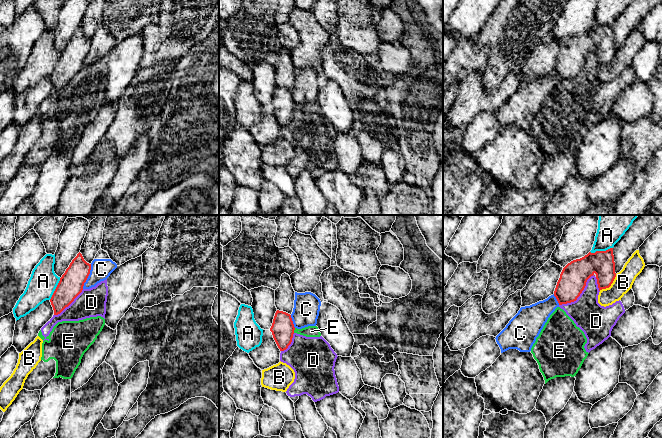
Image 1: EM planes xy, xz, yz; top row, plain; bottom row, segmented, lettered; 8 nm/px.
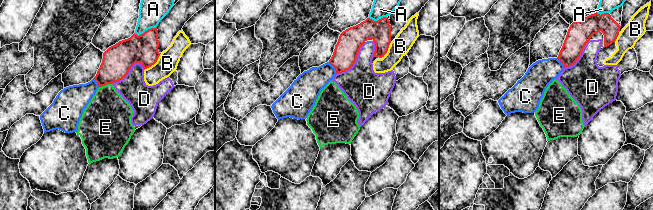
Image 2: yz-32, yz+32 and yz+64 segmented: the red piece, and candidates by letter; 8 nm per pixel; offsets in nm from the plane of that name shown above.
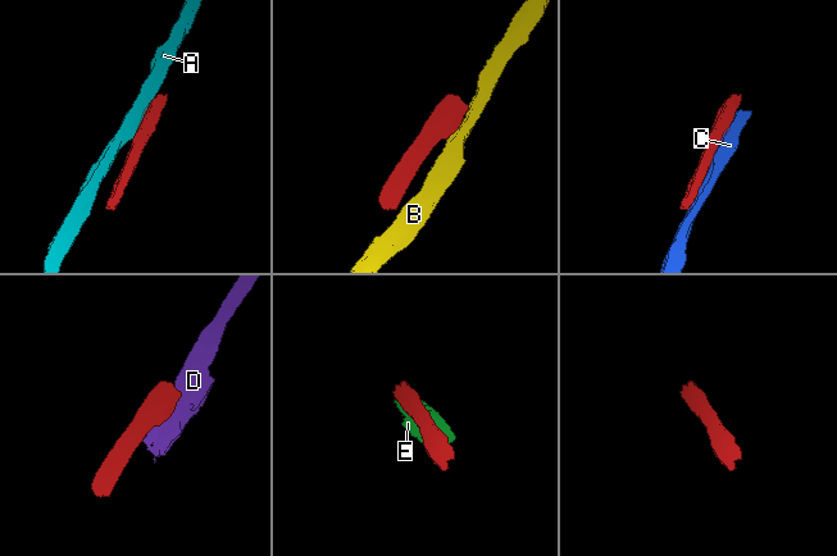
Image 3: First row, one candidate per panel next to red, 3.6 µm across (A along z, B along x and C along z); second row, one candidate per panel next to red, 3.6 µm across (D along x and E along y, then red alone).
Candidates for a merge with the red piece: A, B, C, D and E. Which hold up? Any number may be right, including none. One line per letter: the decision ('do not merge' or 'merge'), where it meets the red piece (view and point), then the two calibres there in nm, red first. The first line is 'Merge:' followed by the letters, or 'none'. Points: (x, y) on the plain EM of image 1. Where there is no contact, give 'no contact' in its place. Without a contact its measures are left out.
Merge: none
A: do not merge; meets red in yz at (601, 27); 200 nm thick on the red side, 180 nm on the other
B: do not merge; meets red in yz at (610, 61); 200 nm thick on the red side, 150 nm on the other
C: do not merge; meets red in xy at (88, 51); 200 nm thick on the red side, 160 nm on the other
D: do not merge; meets red in yz at (580, 69); 220 nm thick on the red side, 260 nm on the other
E: do not merge; meets red in xz at (294, 105); 180 nm thick on the red side, 100 nm on the other

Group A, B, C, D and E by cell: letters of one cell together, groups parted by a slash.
A / B / C / D E

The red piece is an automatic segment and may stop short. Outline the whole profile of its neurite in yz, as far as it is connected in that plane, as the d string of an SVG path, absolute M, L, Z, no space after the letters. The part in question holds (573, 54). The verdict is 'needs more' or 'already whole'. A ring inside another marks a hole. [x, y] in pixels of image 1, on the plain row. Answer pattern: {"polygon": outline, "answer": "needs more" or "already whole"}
{"polygon": "M613 24L589 28L563 44L554 67L559 81L576 77L584 66L587 56L594 50L599 67L611 62L616 53Z", "answer": "already whole"}

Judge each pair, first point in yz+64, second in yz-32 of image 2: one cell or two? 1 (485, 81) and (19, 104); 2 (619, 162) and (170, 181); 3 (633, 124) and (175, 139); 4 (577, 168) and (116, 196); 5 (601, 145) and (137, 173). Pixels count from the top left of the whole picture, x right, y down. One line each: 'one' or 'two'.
1: one
2: one
3: one
4: one
5: one

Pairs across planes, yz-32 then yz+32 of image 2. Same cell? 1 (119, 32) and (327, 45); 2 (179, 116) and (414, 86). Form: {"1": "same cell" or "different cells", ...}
{"1": "different cells", "2": "same cell"}

